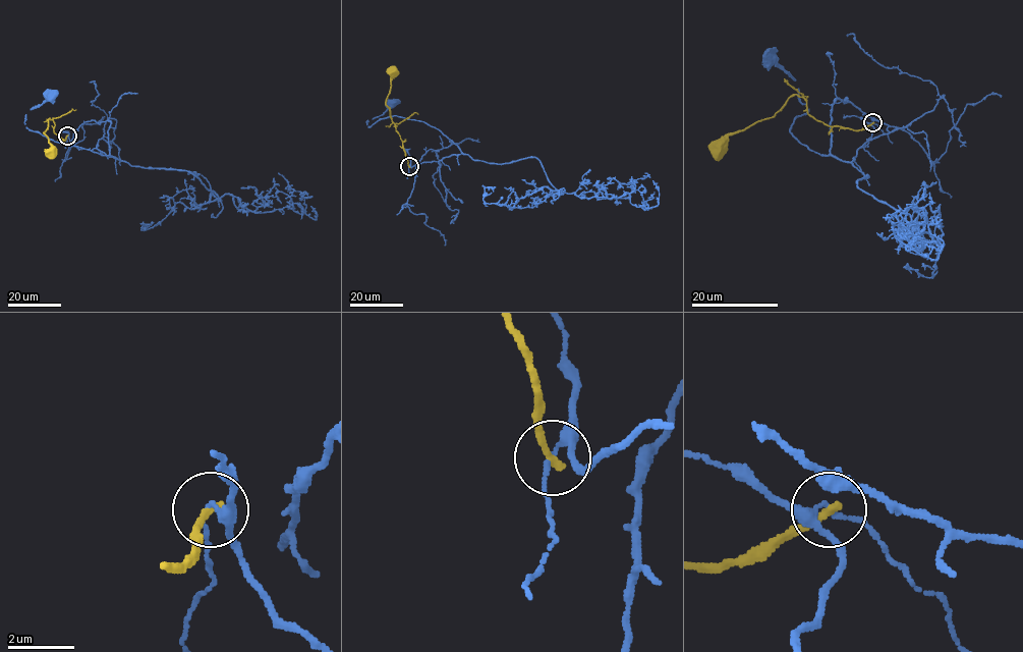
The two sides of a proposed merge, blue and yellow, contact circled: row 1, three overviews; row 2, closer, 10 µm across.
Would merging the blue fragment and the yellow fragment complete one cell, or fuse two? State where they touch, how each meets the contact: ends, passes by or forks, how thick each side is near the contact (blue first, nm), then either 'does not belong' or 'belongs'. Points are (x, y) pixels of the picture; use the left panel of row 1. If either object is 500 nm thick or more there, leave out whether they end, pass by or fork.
at (67, 136); blue forks there; yellow ends there; 140 nm thick on the blue side, 240 nm on the other; does not belong

